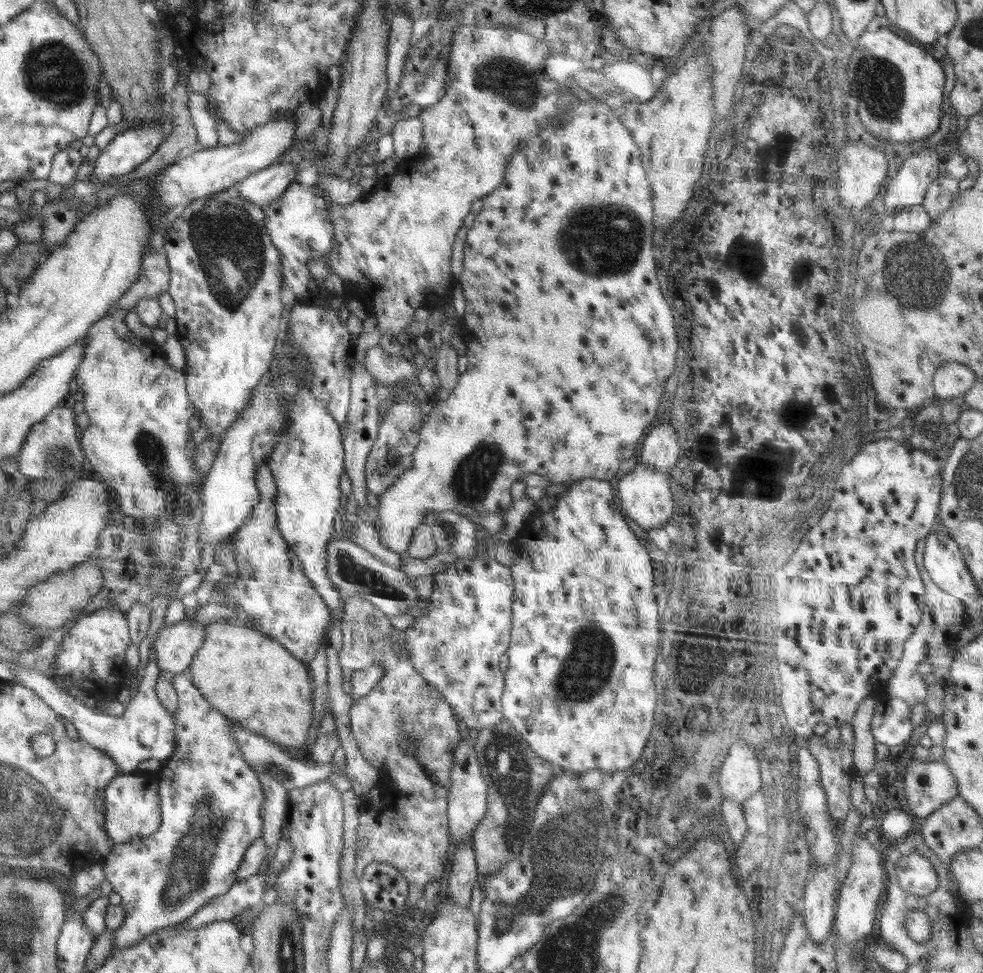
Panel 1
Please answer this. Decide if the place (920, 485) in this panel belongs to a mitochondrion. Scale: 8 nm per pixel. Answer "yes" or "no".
no

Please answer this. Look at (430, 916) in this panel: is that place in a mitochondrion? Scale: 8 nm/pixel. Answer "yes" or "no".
no

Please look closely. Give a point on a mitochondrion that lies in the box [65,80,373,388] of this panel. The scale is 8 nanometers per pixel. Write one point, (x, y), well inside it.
(228, 242)

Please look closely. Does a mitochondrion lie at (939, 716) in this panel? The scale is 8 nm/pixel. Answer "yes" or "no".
no

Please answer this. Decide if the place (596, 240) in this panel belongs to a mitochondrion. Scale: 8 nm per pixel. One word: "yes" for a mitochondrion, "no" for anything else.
yes

